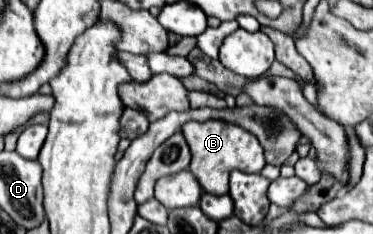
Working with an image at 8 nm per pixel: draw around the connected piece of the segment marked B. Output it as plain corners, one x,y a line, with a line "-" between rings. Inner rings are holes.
207,120
207,122
187,122
181,128
189,148
191,148
191,164
189,170
201,184
201,188
209,194
225,194
229,192
229,172
241,170
241,172
261,172
265,166
263,150
257,138
249,134
247,130
241,130
239,126
221,122
221,120

